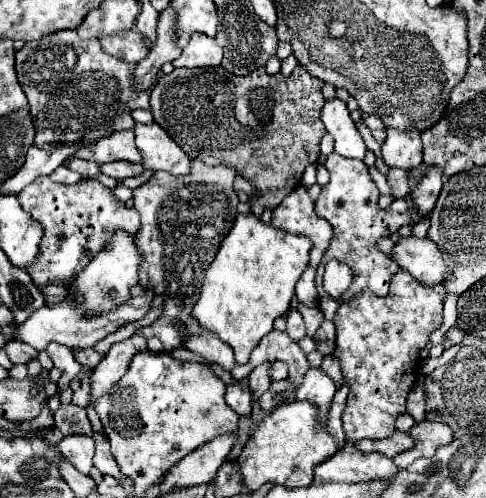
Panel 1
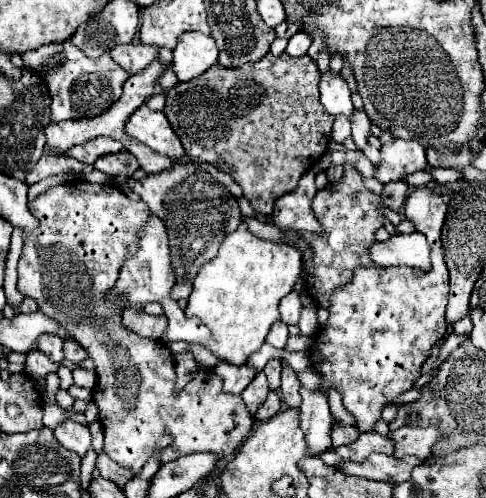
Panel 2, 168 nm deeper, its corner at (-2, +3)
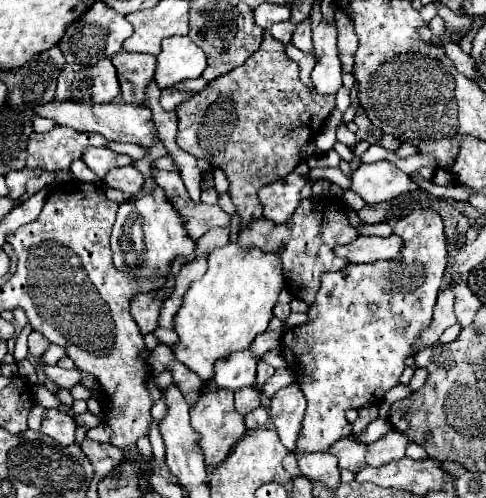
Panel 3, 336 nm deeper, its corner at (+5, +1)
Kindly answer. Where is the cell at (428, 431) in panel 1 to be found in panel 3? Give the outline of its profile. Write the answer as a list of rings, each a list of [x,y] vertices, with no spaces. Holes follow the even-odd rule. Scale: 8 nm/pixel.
[[[392,430],[378,438],[376,442],[368,444],[368,454],[366,454],[366,464],[368,466],[384,466],[392,460],[404,458],[406,446],[408,446],[406,434],[400,434],[398,430]]]

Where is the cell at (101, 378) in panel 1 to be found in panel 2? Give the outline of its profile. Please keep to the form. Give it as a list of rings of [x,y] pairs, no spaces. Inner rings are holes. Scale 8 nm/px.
[[[123,312],[123,328],[147,340],[159,340],[167,328],[165,316],[151,316],[145,312]]]

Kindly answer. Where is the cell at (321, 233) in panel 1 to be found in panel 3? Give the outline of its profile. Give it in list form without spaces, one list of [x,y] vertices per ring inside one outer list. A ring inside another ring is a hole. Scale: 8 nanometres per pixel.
[[[300,164],[286,178],[266,184],[262,186],[262,190],[258,190],[258,200],[264,208],[264,218],[280,224],[292,216],[292,212],[300,204],[300,190],[308,182],[308,170],[310,168],[306,164]]]

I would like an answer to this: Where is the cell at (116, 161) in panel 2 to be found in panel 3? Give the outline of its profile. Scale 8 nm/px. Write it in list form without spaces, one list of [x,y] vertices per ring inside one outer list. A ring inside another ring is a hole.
[[[88,148],[82,154],[82,160],[86,162],[86,166],[98,176],[104,178],[104,174],[108,174],[108,170],[118,168],[118,166],[130,166],[132,158],[124,156],[124,154],[116,154],[110,148]]]

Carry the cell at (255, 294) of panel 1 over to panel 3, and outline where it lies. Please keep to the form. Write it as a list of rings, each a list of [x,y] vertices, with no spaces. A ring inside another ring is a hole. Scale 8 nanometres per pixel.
[[[236,242],[212,250],[206,274],[190,284],[182,298],[182,306],[174,316],[178,342],[170,348],[176,360],[198,374],[202,382],[210,382],[214,378],[216,360],[250,348],[252,340],[266,332],[282,288],[284,276],[278,254],[262,252],[260,248],[244,252]]]

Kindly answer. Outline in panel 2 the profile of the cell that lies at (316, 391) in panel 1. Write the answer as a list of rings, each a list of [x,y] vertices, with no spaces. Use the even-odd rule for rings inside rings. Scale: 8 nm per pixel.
[[[301,388],[301,428],[303,434],[307,438],[307,444],[311,448],[313,456],[319,456],[321,452],[331,448],[331,426],[333,426],[333,416],[329,410],[329,402],[327,396],[319,390],[307,392],[305,388]]]

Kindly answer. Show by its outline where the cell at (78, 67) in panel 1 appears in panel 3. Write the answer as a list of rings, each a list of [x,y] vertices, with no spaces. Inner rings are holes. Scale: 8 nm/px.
[[[108,58],[96,66],[66,64],[58,78],[56,100],[74,100],[84,104],[108,104],[120,92],[116,70]]]

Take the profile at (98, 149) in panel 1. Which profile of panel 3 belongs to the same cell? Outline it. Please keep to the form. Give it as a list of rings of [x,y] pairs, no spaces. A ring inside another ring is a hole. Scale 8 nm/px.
[[[54,126],[44,134],[34,132],[26,146],[26,168],[42,168],[48,172],[66,170],[74,160],[80,158],[84,148],[90,146],[106,146],[106,138],[66,126]]]

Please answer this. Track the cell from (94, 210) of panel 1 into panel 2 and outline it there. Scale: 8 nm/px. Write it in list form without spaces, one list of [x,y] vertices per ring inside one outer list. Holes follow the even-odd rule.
[[[69,180],[67,184],[59,184],[59,186],[53,186],[49,190],[45,190],[43,194],[39,194],[35,200],[29,202],[29,210],[33,216],[39,218],[39,232],[33,232],[31,234],[31,240],[27,240],[27,244],[23,246],[23,254],[19,258],[19,266],[17,266],[17,272],[19,272],[19,282],[17,282],[17,288],[23,296],[31,296],[37,300],[39,304],[39,310],[45,314],[45,316],[51,316],[53,320],[59,320],[59,324],[67,324],[67,330],[73,334],[73,340],[77,340],[79,344],[83,344],[83,348],[87,348],[89,352],[89,358],[93,358],[95,366],[97,366],[97,386],[93,390],[93,402],[97,404],[99,408],[99,422],[103,426],[103,434],[105,434],[105,446],[103,446],[103,452],[113,458],[119,466],[127,468],[133,472],[133,476],[137,476],[141,472],[141,468],[147,464],[149,458],[153,458],[153,454],[157,452],[157,442],[159,438],[163,436],[171,436],[173,442],[169,444],[169,448],[163,448],[159,452],[159,462],[171,462],[179,456],[185,456],[185,454],[191,454],[191,452],[215,452],[219,454],[221,458],[235,452],[239,448],[239,444],[245,440],[245,436],[249,434],[251,426],[253,426],[253,418],[251,414],[247,412],[241,396],[231,396],[231,394],[225,394],[223,392],[223,380],[215,374],[215,370],[211,368],[203,368],[203,370],[197,370],[193,374],[193,378],[189,380],[189,384],[183,388],[183,392],[175,392],[175,362],[173,362],[173,354],[171,350],[167,348],[165,342],[157,342],[157,340],[143,340],[127,330],[121,328],[121,314],[119,316],[111,316],[111,310],[107,308],[105,304],[105,292],[109,292],[115,282],[117,282],[117,274],[121,270],[121,264],[127,260],[127,248],[131,244],[137,244],[139,242],[139,232],[145,228],[151,212],[147,208],[147,204],[143,204],[141,200],[139,202],[133,202],[129,200],[115,184],[93,184],[93,182],[87,182],[87,180]]]

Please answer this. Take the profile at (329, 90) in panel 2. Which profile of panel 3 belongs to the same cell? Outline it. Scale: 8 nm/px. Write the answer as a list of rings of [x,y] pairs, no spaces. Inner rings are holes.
[[[320,22],[312,28],[312,42],[316,54],[316,66],[312,70],[312,82],[318,94],[336,94],[342,86],[342,70],[338,60],[338,30],[334,22]]]

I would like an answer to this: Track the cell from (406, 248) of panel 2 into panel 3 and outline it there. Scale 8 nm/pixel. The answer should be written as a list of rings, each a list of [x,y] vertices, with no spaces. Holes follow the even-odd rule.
[[[396,234],[380,238],[380,236],[358,236],[354,242],[346,246],[336,246],[334,254],[346,258],[354,264],[372,264],[376,260],[394,260],[400,254],[402,238]]]

